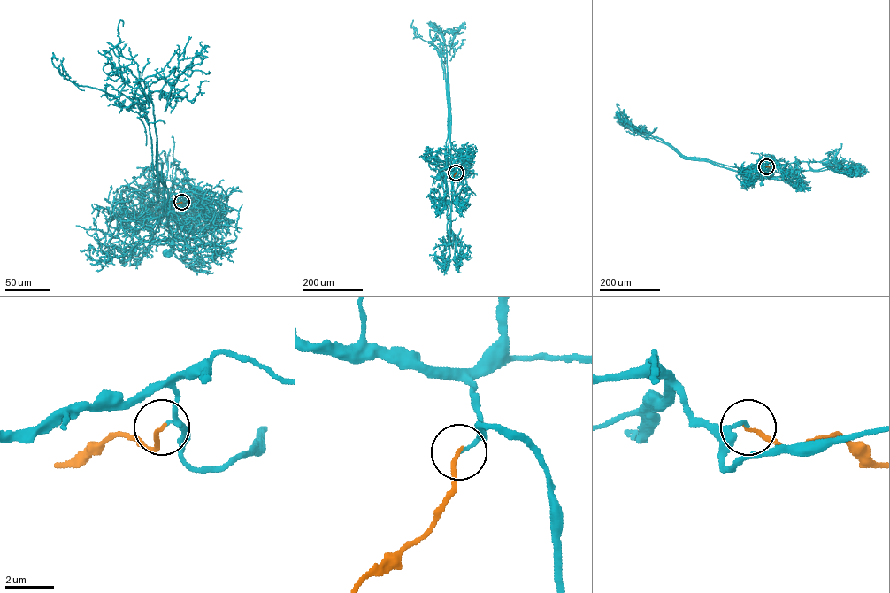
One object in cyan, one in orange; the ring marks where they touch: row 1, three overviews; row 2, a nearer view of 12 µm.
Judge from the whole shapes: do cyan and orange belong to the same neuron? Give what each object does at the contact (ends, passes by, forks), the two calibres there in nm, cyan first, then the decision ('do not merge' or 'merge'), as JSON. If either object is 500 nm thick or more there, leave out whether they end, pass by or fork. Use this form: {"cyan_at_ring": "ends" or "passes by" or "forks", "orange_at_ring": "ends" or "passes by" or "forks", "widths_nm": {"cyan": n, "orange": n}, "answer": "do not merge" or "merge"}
{"cyan_at_ring": "ends", "orange_at_ring": "ends", "widths_nm": {"cyan": 120, "orange": 150}, "answer": "merge"}

